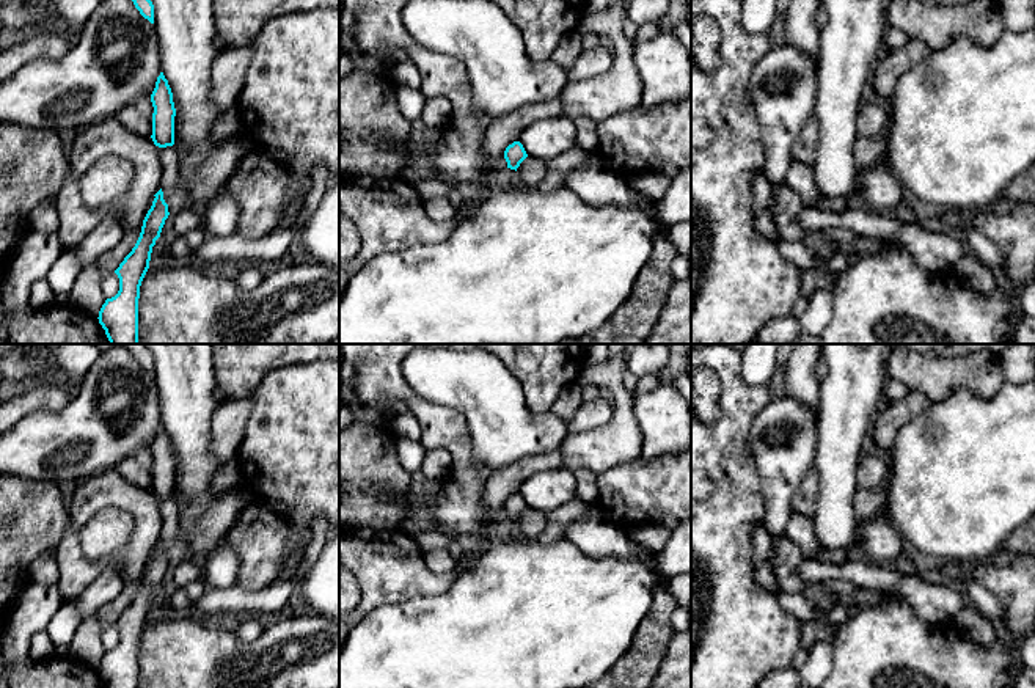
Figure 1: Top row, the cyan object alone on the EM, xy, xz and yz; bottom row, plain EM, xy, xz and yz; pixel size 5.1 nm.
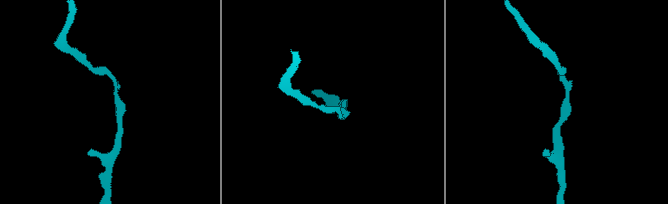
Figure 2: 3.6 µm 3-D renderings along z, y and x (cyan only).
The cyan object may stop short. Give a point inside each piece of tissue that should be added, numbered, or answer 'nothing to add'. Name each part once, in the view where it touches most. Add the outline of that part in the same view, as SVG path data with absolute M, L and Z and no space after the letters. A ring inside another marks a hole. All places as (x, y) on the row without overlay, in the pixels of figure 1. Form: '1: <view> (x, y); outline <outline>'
nothing to add

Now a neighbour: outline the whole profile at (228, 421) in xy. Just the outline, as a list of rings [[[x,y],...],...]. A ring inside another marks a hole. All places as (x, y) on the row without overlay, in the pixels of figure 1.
[[[253,394],[218,402],[212,415],[214,454],[220,462],[236,460],[251,413]]]

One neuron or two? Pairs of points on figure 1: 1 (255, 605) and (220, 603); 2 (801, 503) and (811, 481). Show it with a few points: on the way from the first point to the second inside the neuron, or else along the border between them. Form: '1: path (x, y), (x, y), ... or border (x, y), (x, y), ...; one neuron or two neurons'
1: path (247, 603), (228, 603); one neuron
2: path (804, 498), (809, 486); one neuron

